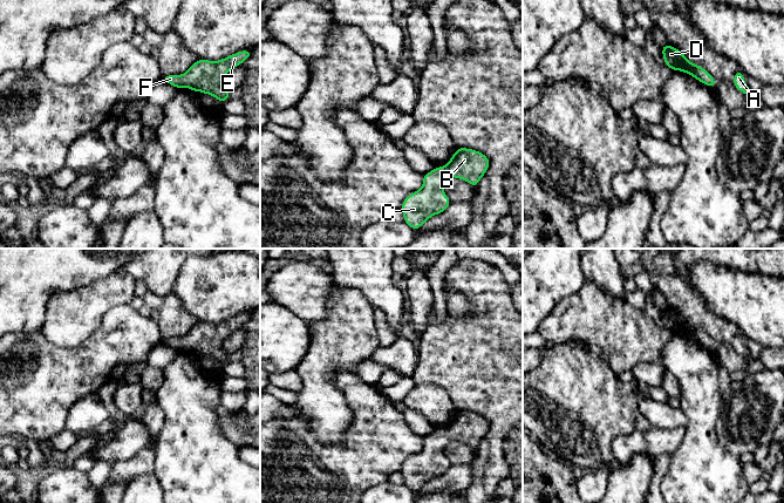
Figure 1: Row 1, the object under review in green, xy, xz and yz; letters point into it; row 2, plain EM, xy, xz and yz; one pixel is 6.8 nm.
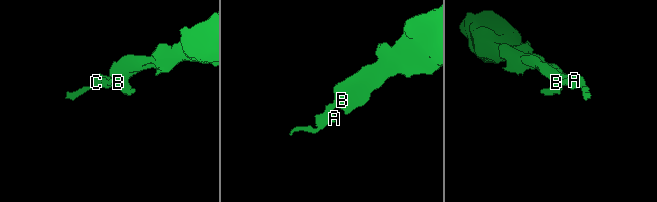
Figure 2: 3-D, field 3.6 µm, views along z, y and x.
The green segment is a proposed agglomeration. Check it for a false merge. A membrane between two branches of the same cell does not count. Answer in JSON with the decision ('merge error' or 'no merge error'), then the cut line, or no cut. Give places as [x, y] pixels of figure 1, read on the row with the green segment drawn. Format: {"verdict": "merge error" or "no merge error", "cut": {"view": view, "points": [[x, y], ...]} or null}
{"verdict": "no merge error", "cut": null}

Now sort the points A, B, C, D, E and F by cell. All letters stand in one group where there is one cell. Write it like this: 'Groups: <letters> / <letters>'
Groups: A B C D E F

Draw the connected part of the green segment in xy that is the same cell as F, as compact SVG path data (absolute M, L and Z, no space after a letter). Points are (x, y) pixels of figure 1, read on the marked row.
M240 50L219 61L199 59L182 76L165 75L162 79L177 89L186 86L192 91L212 95L224 103L230 97L230 93L223 84L224 77L250 56L252 56L252 50Z

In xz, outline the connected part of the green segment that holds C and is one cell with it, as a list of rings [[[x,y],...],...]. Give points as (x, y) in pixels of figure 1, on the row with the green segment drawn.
[[[457,148],[444,168],[435,169],[423,176],[423,186],[410,193],[402,203],[404,223],[414,231],[430,217],[446,210],[451,200],[443,192],[449,177],[461,178],[475,189],[490,166],[489,158],[479,151]]]

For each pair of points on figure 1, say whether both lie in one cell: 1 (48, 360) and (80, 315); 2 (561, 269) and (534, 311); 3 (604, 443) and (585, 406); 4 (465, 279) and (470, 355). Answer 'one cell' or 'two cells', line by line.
1: two cells
2: one cell
3: one cell
4: one cell

